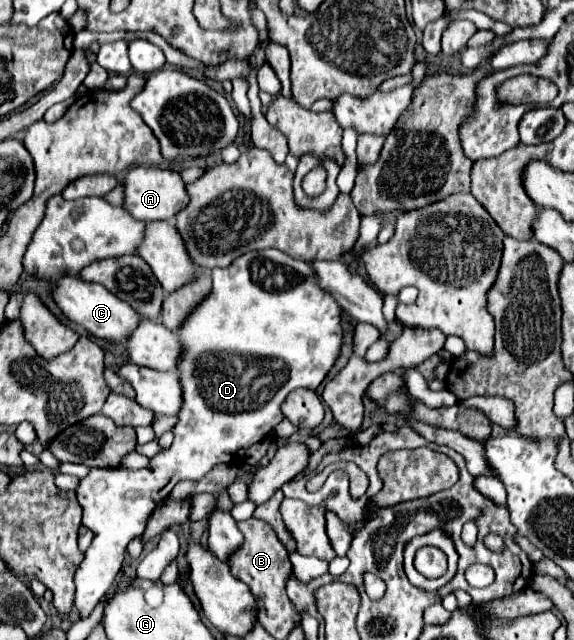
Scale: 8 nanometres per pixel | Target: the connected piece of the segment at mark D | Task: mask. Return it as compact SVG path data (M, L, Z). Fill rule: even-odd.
M280 250L246 252L228 268L212 272L210 296L188 316L178 336L184 342L184 356L178 366L184 402L174 426L174 442L166 452L158 452L148 468L140 470L100 470L94 468L80 480L76 496L84 508L82 524L94 532L86 558L76 570L76 608L80 618L88 618L100 598L112 588L122 568L126 546L146 528L148 516L160 506L180 480L200 480L218 464L244 462L246 450L264 440L282 420L280 410L286 396L296 388L316 390L326 378L342 348L342 308L326 290L318 286L314 268Z

